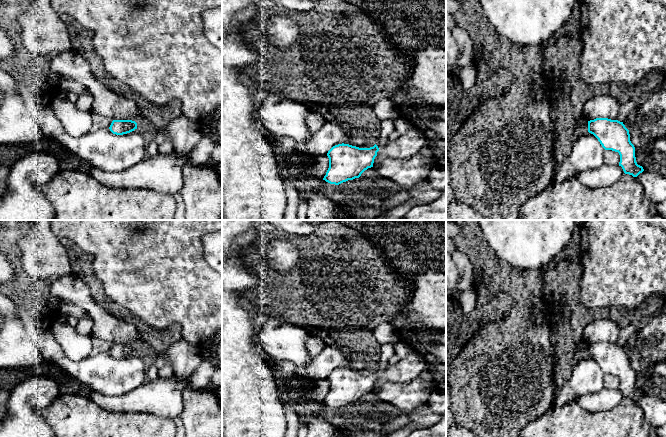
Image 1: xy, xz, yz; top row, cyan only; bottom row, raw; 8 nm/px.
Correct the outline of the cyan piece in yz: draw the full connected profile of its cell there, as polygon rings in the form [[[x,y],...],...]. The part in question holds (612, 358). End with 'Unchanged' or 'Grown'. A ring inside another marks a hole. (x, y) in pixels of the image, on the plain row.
[[[596,342],[588,345],[588,356],[593,358],[605,374],[618,376],[619,390],[625,398],[637,401],[644,395],[635,381],[635,371],[630,365],[629,354],[623,346],[608,342]]]. Unchanged

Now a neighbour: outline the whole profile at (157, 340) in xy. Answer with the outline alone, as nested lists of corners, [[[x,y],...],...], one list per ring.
[[[143,321],[137,324],[140,332],[141,345],[148,347],[153,354],[164,353],[170,345],[180,339],[179,326],[157,329]]]

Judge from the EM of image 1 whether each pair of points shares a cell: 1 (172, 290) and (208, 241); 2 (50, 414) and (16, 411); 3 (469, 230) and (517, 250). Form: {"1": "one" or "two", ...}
{"1": "two", "2": "two", "3": "two"}

